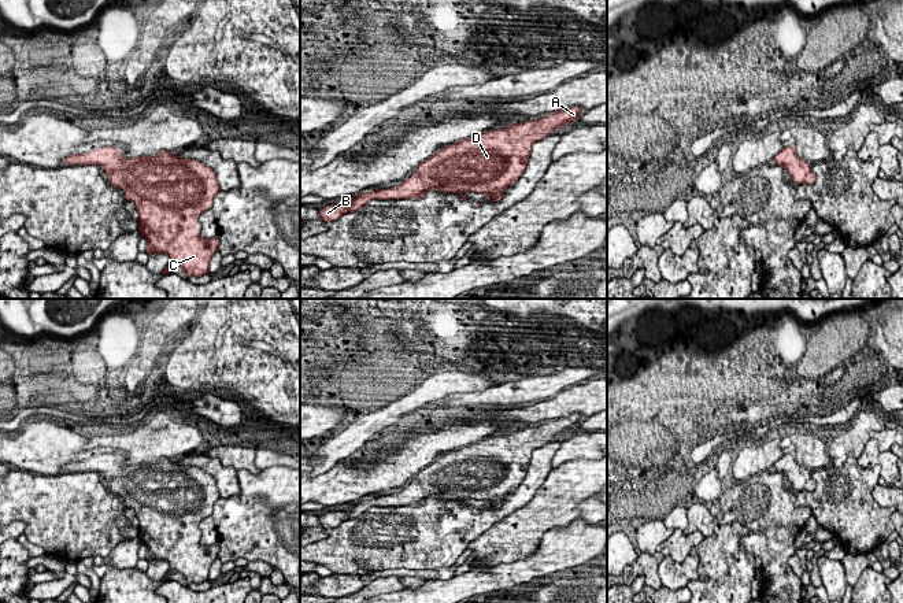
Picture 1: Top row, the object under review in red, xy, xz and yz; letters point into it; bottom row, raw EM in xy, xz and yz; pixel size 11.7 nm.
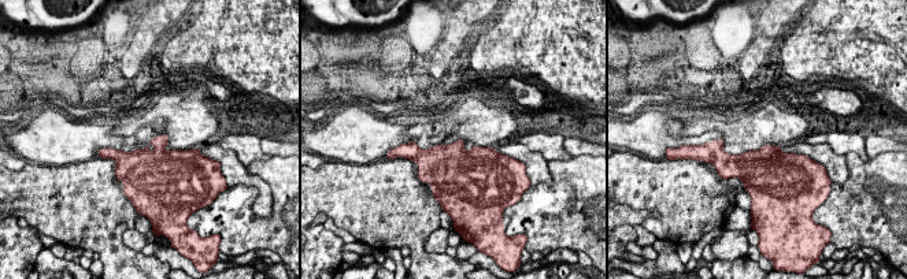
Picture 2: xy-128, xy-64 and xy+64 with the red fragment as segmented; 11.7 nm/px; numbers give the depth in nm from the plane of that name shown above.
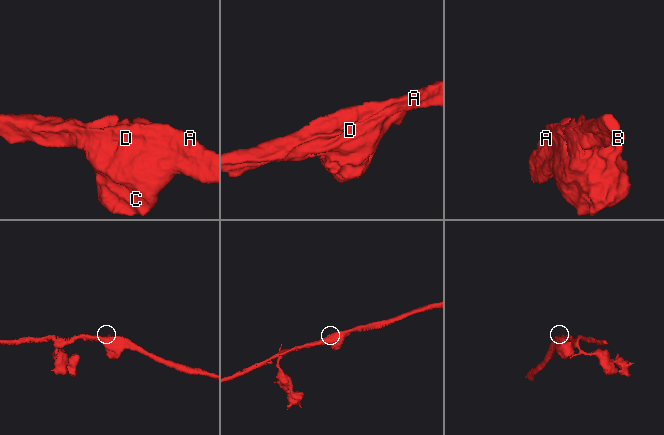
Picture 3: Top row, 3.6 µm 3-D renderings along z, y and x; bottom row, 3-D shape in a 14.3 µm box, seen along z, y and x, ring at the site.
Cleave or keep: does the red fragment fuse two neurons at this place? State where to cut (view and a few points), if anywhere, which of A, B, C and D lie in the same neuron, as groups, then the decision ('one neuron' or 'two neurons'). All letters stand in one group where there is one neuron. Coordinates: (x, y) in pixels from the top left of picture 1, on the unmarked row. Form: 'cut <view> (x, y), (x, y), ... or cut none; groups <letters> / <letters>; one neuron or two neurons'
cut none; groups A B C D; one neuron

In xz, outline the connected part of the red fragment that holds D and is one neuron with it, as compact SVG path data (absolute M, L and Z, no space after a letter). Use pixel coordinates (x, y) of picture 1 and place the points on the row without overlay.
M571 414L560 417L548 423L526 428L523 430L512 429L507 436L482 439L475 444L469 444L463 448L448 451L434 462L423 467L418 477L411 484L396 495L375 496L371 500L359 500L348 511L330 511L319 517L323 529L338 526L343 521L356 518L366 513L370 507L391 507L391 506L421 506L428 497L441 497L445 500L459 500L460 507L467 504L465 499L484 500L491 508L500 508L504 496L514 492L528 473L532 452L536 448L549 443L555 436L565 434L580 423L582 414Z

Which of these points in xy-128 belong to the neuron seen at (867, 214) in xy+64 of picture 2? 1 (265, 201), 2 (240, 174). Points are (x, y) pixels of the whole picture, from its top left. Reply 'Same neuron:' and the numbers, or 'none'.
Same neuron: none

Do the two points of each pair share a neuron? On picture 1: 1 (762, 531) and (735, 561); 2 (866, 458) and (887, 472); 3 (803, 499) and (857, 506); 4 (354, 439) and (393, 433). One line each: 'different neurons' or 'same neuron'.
1: different neurons
2: same neuron
3: same neuron
4: different neurons

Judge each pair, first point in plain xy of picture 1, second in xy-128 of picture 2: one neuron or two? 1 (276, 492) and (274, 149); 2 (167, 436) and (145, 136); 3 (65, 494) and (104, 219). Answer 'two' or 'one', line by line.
1: two
2: two
3: one

